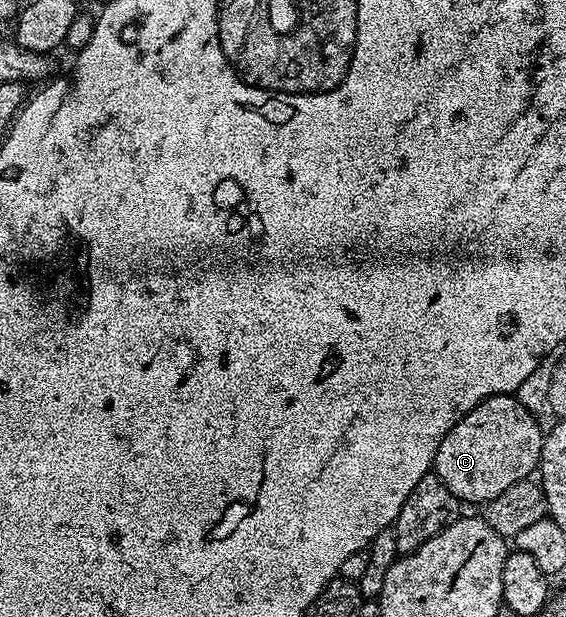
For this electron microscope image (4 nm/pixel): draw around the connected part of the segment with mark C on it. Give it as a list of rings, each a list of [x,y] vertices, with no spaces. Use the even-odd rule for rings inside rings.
[[[498,394],[487,398],[477,404],[477,408],[470,410],[460,422],[453,424],[445,440],[441,440],[441,448],[437,448],[435,453],[433,472],[443,481],[445,488],[449,488],[449,492],[459,498],[460,503],[491,502],[501,496],[505,488],[513,488],[513,484],[528,481],[538,471],[545,430],[544,427],[539,427],[539,422],[531,415],[530,408],[517,399],[515,394]]]

